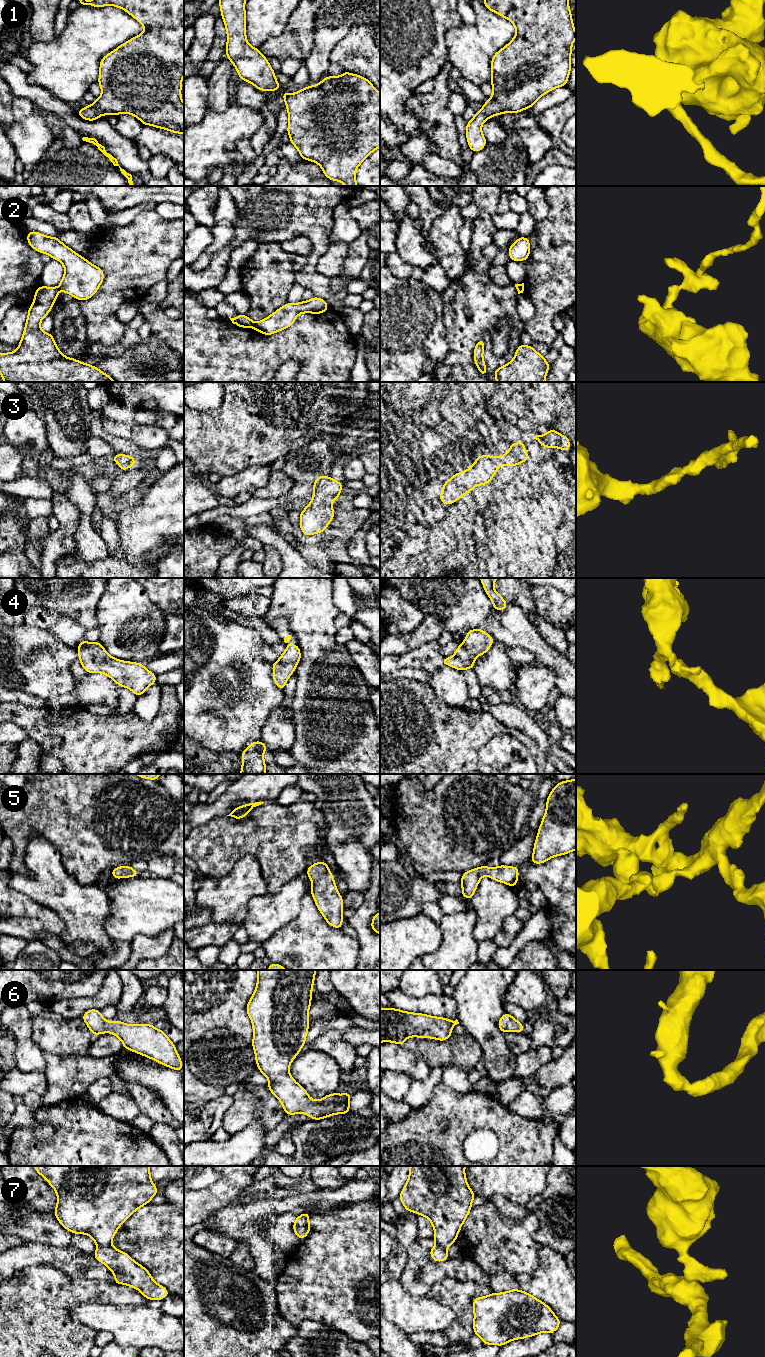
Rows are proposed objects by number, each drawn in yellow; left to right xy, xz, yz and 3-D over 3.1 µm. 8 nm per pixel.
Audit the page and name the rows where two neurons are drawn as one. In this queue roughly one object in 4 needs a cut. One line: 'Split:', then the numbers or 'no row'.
Split: 2

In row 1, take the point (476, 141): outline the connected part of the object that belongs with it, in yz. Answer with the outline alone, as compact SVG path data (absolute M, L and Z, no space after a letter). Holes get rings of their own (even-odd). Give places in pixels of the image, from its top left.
M484 0L483 5L490 11L508 19L516 28L515 37L502 49L496 52L491 61L493 95L485 102L484 107L475 113L466 125L468 146L473 153L486 146L481 126L492 116L502 113L519 113L526 108L532 109L535 102L554 88L566 86L572 68L570 56L572 44L576 39L575 27L568 0Z

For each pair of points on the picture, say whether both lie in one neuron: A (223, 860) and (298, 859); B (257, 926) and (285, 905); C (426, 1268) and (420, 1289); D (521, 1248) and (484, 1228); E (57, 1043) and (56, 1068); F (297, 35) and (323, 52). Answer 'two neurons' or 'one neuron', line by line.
A: one neuron
B: one neuron
C: one neuron
D: one neuron
E: two neurons
F: two neurons

